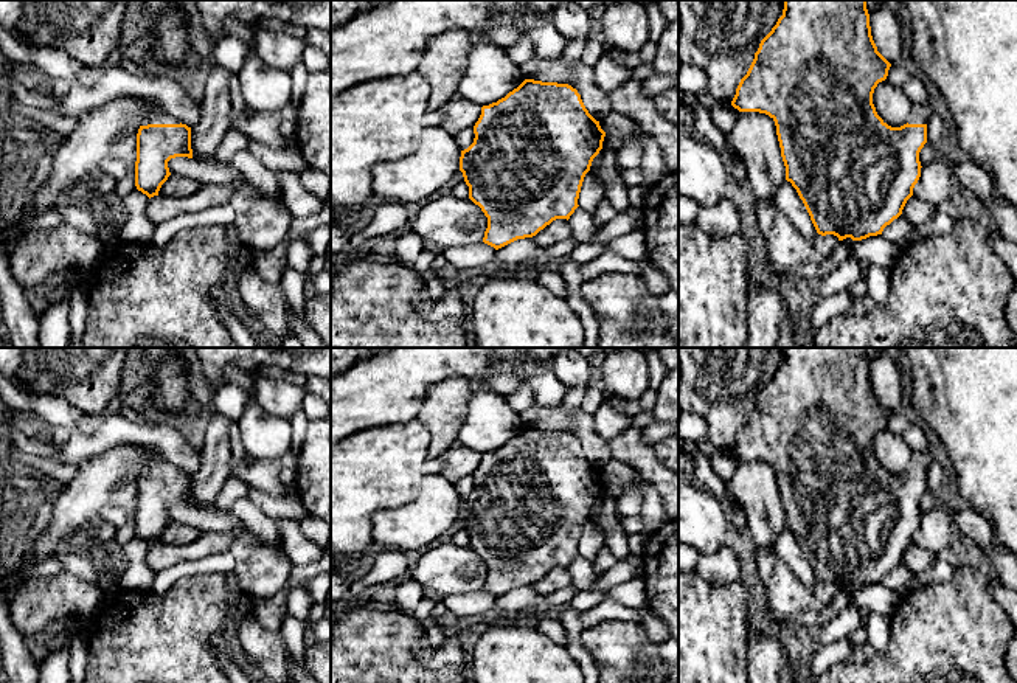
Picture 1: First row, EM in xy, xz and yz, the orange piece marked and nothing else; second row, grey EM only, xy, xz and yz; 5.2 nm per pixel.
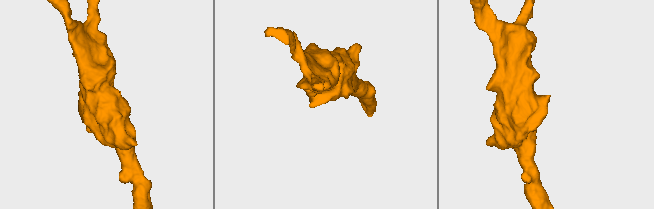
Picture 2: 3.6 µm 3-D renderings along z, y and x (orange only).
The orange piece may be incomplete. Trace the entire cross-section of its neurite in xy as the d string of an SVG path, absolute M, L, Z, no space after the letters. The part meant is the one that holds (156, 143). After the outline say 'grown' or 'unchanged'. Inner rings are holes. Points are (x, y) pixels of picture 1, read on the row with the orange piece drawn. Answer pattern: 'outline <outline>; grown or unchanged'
outline M160 112L143 120L137 133L135 186L149 199L158 196L171 175L168 161L193 158L191 127Z; grown

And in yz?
outline M784 0L783 16L761 40L736 88L731 101L734 109L765 113L775 121L786 180L797 189L821 236L862 241L882 234L902 214L921 177L919 152L927 143L933 109L928 101L916 104L907 124L888 126L876 112L873 93L887 79L890 67L873 40L866 0Z; grown

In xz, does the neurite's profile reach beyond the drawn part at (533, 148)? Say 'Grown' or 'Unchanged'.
Unchanged

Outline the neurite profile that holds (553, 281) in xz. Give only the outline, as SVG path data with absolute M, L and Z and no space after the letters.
M557 269L553 272L540 272L536 281L557 296L565 296L567 293L567 286Z

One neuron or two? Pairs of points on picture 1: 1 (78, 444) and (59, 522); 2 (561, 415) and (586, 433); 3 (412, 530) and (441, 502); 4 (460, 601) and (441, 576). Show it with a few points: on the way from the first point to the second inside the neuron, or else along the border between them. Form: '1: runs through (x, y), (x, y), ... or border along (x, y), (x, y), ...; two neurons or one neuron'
1: border along (79, 463), (76, 466); two neurons
2: runs through (567, 421), (579, 427); one neuron
3: runs through (419, 522), (433, 509); one neuron
4: border along (482, 589), (472, 593), (443, 596); two neurons

